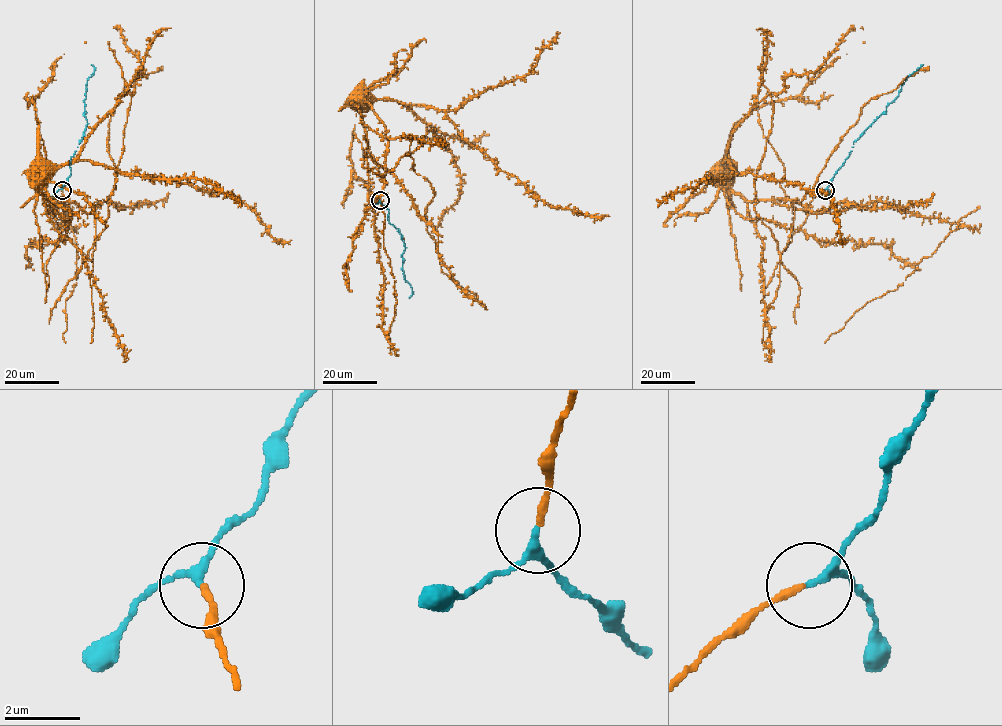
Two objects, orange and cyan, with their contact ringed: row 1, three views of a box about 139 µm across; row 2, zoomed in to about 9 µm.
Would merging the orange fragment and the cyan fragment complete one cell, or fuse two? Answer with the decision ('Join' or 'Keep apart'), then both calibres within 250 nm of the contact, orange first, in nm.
Join. Thickness 170 nm (orange) against 180 nm

